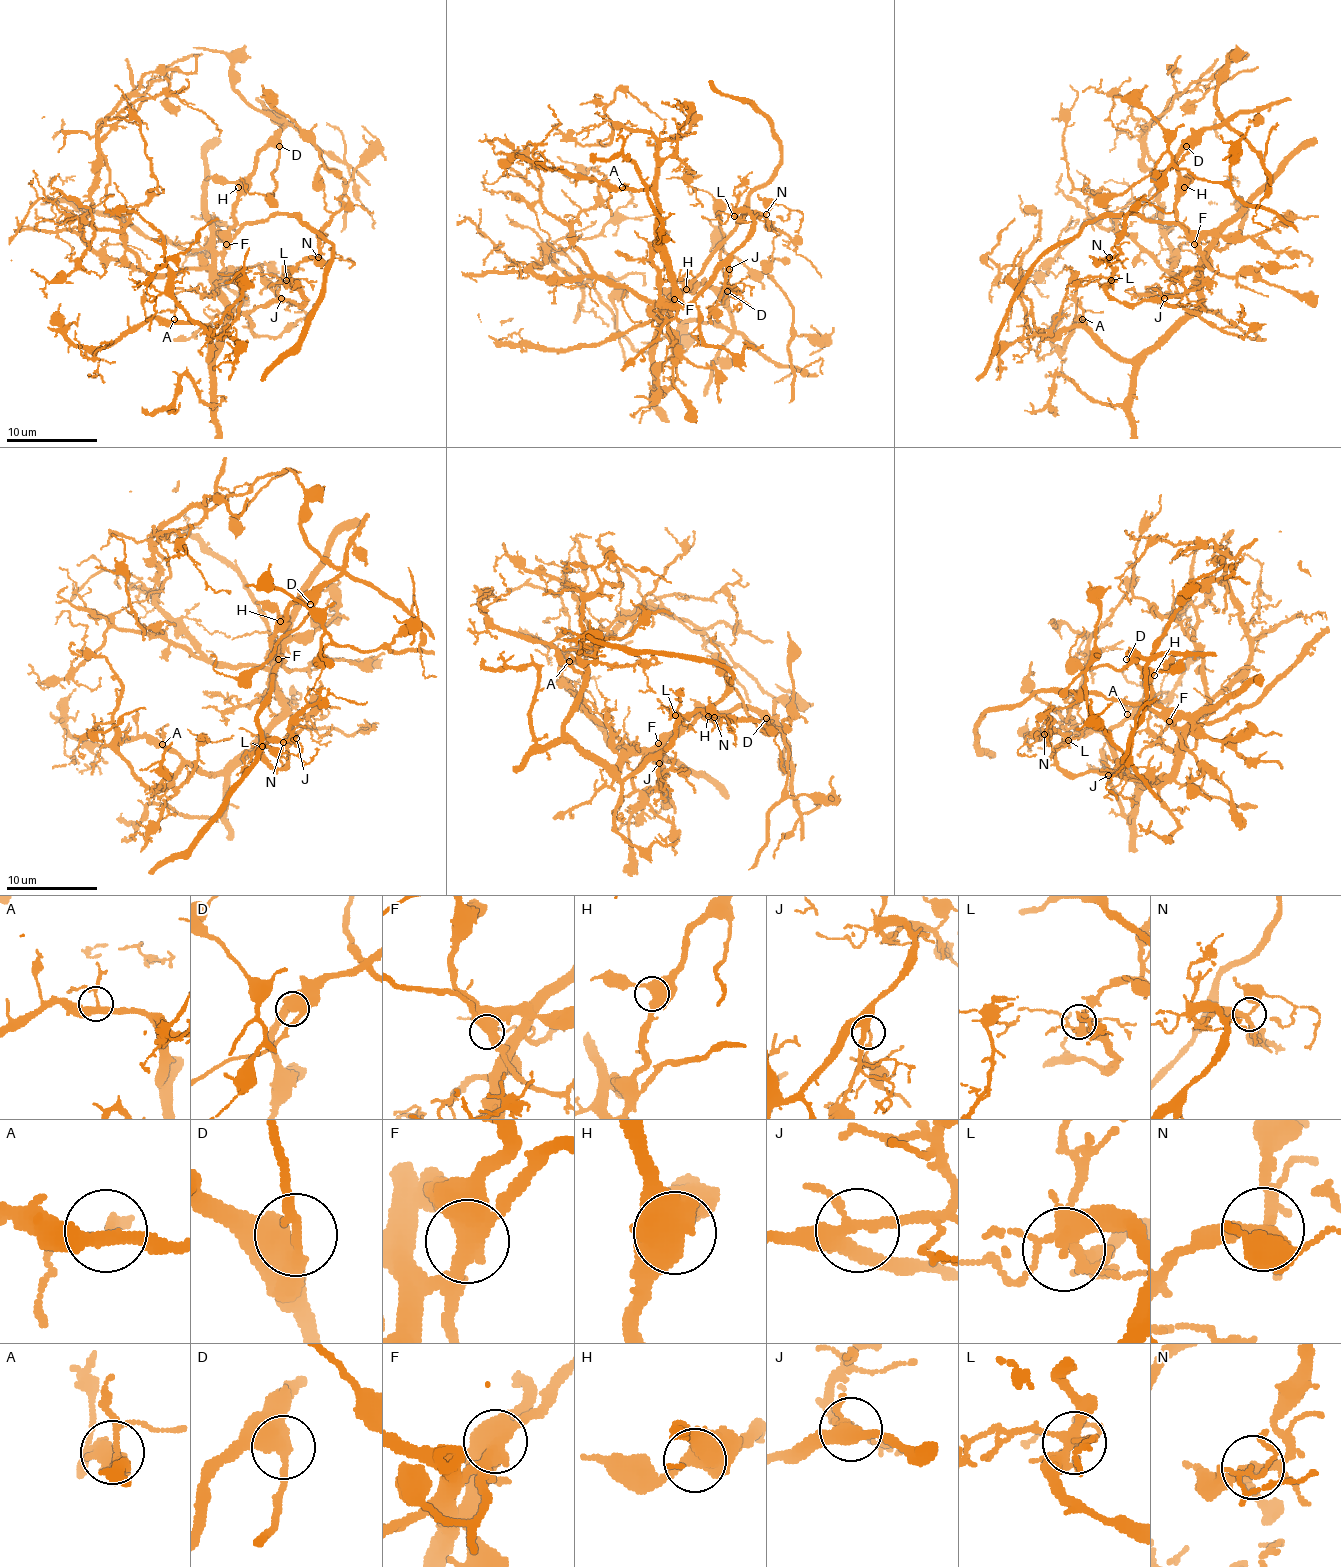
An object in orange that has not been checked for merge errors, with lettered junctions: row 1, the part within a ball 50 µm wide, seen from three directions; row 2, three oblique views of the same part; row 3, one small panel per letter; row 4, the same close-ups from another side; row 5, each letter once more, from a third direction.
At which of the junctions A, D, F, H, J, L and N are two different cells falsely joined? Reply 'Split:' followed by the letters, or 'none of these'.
Split: F

